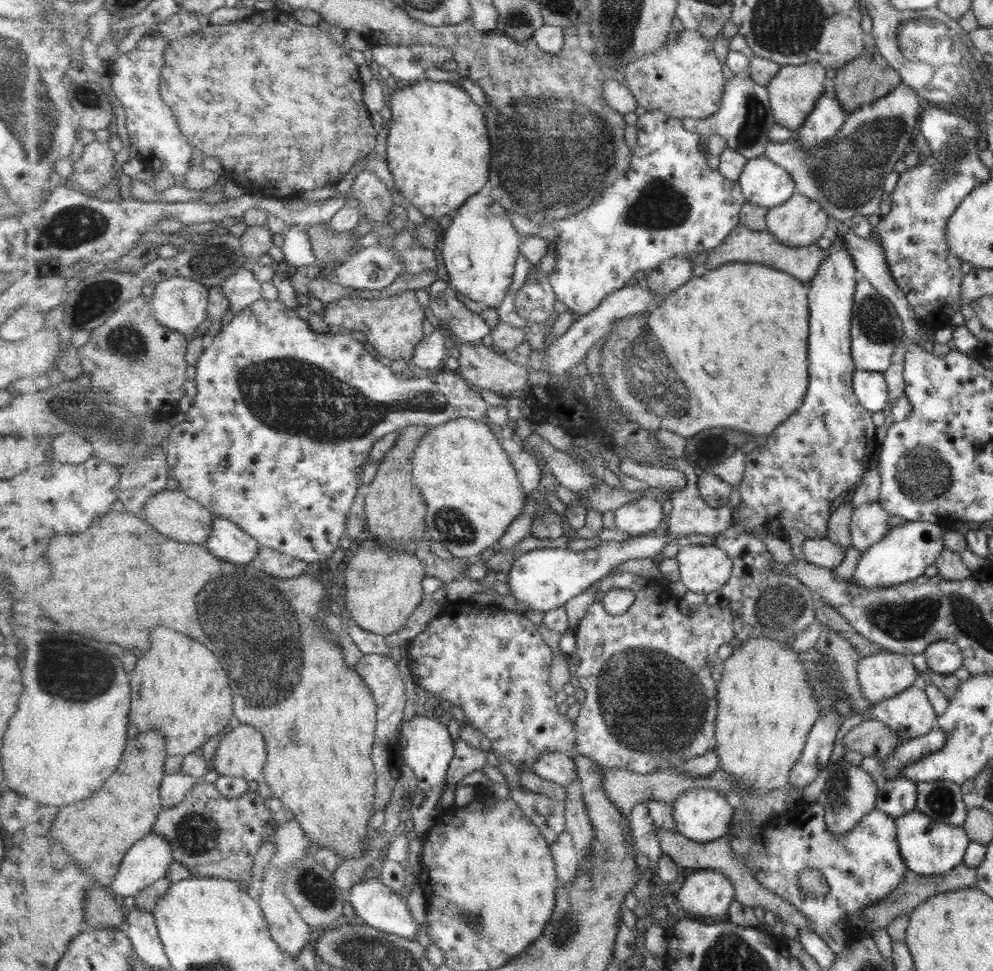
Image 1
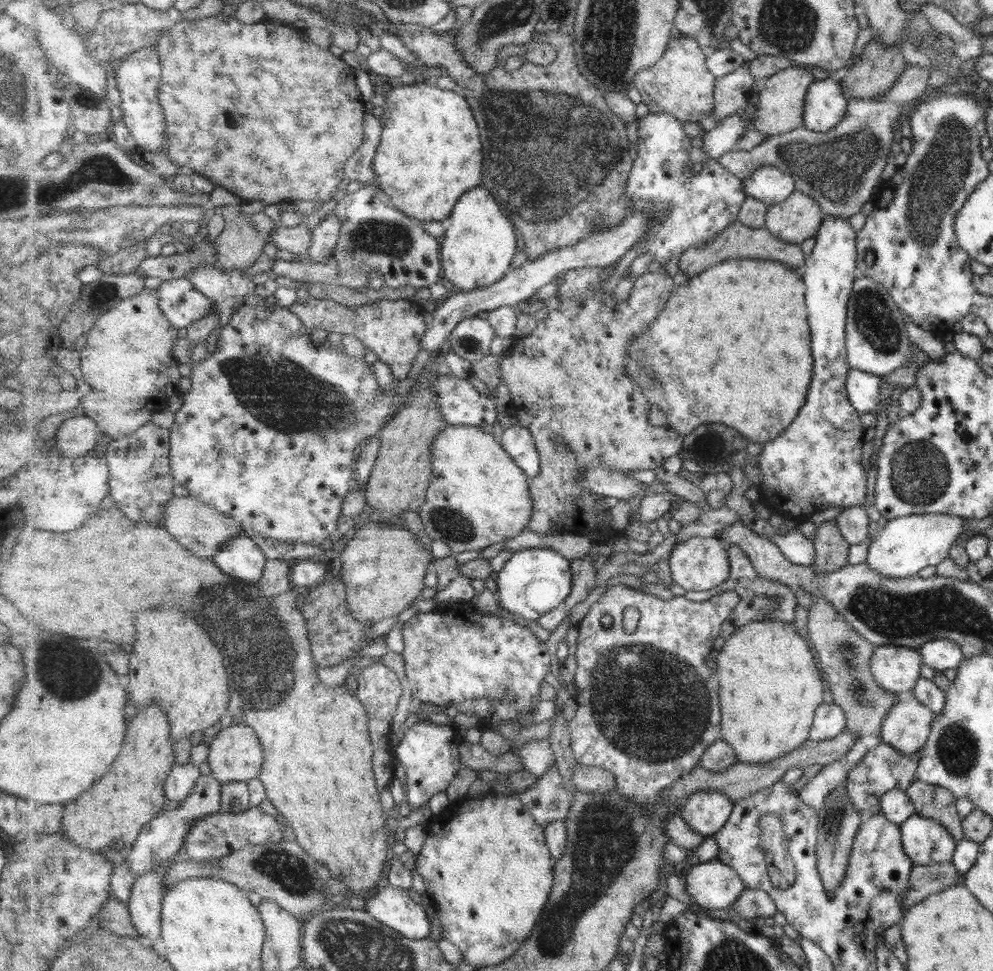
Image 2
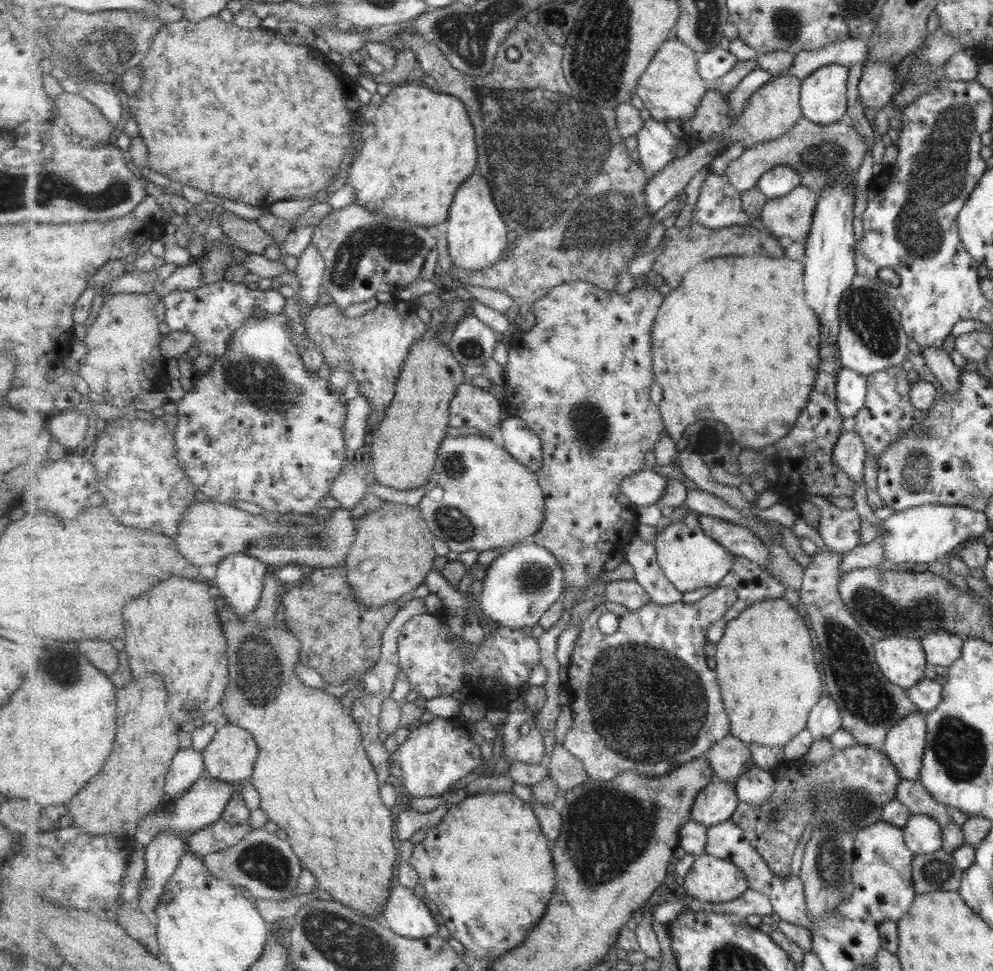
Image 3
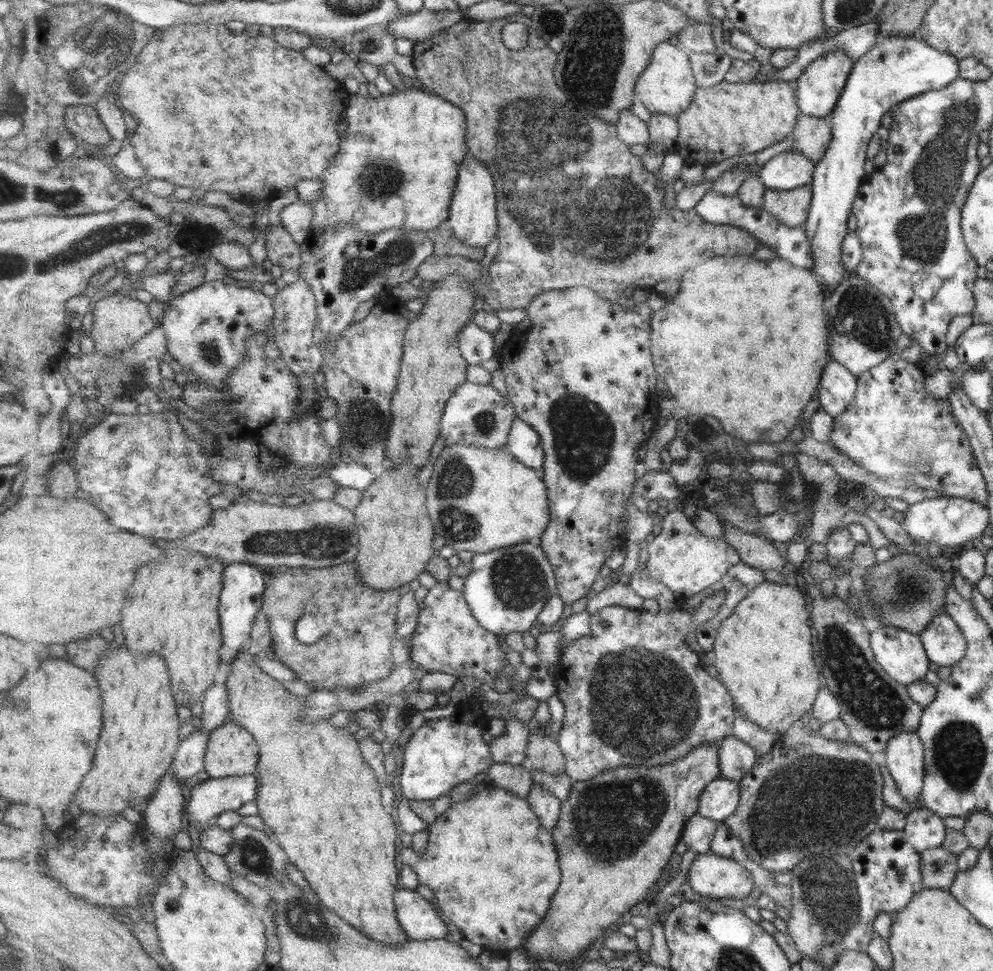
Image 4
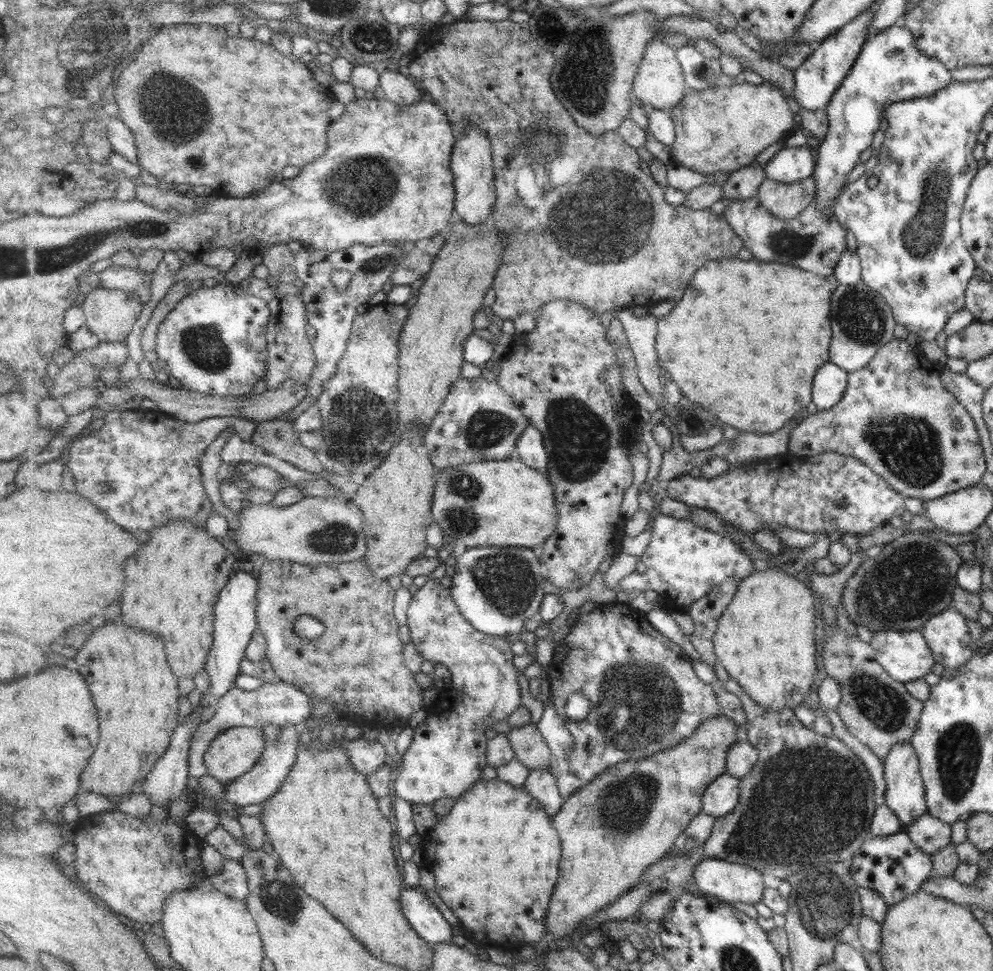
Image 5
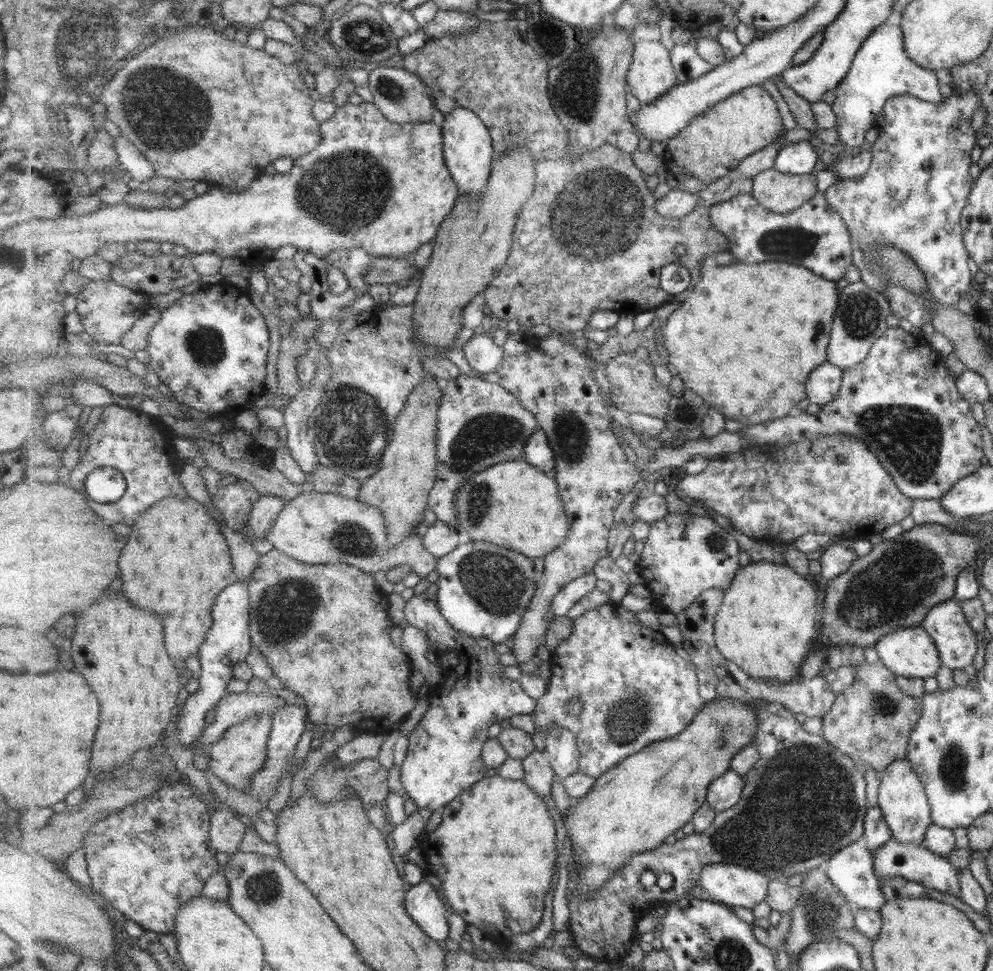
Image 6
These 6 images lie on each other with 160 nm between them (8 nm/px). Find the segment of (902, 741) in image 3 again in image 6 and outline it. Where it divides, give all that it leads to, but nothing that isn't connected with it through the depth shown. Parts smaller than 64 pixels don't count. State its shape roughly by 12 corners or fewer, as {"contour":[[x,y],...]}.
{"contour":[[907,758],[879,772],[877,807],[897,843],[923,842],[931,823]]}

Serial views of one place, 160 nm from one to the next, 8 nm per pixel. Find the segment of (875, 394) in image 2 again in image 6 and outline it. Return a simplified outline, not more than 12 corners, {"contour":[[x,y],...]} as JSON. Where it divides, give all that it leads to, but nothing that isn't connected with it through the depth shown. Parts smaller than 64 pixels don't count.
{"contour":[[817,366],[807,387],[810,403],[821,407],[835,398],[842,370]]}

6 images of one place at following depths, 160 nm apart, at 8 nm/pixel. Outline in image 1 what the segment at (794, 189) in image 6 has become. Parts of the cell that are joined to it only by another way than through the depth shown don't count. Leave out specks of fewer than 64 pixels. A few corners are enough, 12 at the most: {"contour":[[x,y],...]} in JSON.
{"contour":[[795,192],[768,209],[768,230],[787,246],[815,245],[826,212]]}

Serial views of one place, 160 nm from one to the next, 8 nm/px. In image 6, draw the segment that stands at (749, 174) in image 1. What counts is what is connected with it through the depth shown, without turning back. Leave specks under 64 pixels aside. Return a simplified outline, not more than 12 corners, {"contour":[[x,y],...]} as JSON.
{"contour":[[808,141],[780,148],[774,167],[797,176],[820,163]]}

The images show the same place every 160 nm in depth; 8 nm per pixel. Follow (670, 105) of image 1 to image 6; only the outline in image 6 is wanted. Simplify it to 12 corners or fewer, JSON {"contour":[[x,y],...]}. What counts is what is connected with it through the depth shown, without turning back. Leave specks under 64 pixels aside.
{"contour":[[635,41],[628,91],[642,105],[679,84],[671,50]]}

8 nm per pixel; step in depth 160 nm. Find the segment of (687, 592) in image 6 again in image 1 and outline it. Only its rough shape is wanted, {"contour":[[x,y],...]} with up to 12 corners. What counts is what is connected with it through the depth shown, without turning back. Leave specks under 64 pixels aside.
{"contour":[[715,543],[677,553],[682,582],[707,595],[728,584],[733,559]]}

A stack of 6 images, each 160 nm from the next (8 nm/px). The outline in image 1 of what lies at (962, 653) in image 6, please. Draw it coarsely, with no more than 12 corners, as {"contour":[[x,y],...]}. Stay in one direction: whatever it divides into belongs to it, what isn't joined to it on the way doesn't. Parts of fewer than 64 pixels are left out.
{"contour":[[928,644],[922,652],[928,670],[950,675],[962,666],[957,645]]}

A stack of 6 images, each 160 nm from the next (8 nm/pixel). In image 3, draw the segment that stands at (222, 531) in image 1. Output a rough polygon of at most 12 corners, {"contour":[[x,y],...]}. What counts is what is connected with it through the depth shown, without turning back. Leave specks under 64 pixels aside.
{"contour":[[249,554],[217,565],[214,585],[239,616],[260,605],[272,567]]}

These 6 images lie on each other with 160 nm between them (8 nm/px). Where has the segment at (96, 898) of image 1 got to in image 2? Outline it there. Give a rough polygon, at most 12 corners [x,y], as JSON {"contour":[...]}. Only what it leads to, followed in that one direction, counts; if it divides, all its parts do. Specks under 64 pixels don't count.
{"contour":[[114,896],[103,905],[95,925],[138,940],[128,903]]}

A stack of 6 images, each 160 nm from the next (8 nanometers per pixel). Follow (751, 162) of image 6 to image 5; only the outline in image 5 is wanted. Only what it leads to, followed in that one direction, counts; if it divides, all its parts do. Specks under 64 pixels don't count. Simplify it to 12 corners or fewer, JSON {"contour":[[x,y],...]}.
{"contour":[[753,164],[733,171],[724,182],[724,198],[748,199],[767,179]]}

